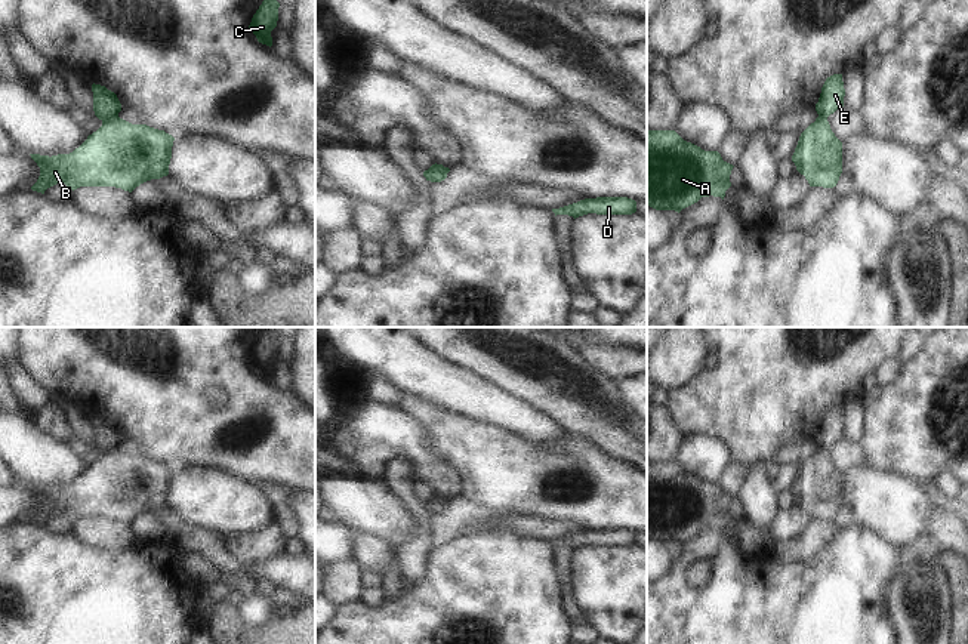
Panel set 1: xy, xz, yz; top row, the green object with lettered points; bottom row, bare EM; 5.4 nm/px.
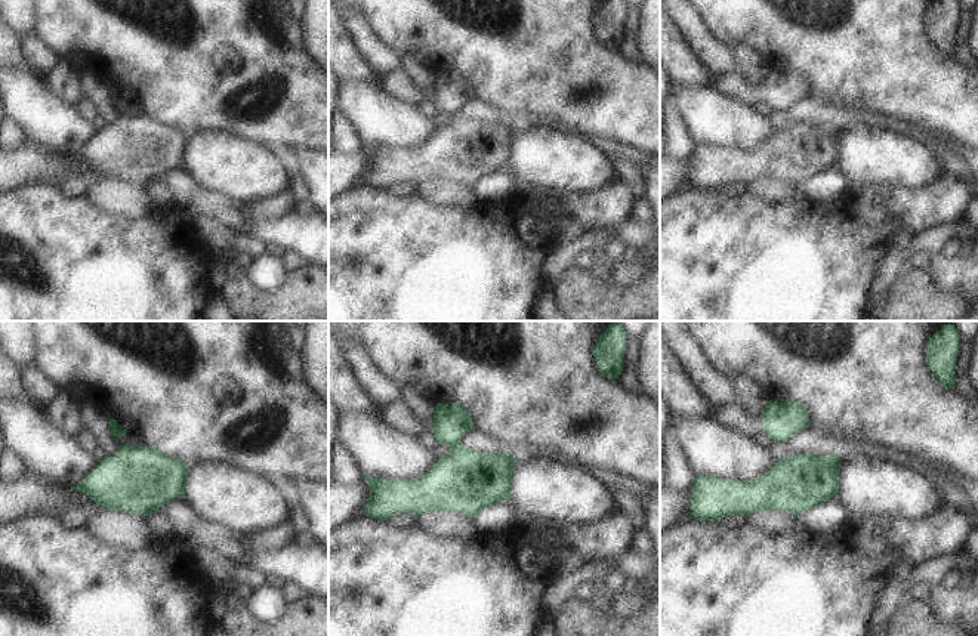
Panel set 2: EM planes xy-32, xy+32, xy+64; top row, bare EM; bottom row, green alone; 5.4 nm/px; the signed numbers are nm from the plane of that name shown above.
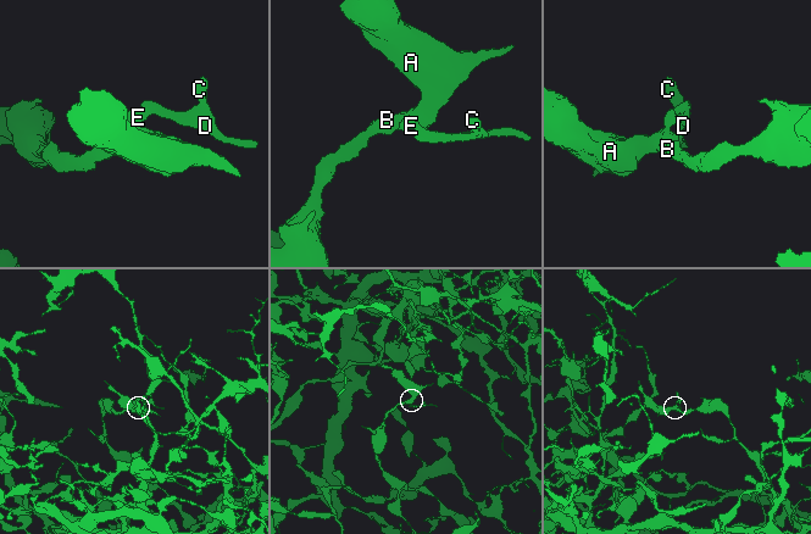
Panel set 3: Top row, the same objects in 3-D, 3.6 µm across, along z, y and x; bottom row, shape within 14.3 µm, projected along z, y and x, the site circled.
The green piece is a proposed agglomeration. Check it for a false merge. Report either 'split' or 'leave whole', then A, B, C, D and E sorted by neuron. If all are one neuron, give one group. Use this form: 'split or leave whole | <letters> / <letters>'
split | A B / C D E

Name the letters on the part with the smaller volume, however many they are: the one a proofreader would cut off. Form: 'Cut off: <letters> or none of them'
Cut off: C, D, E

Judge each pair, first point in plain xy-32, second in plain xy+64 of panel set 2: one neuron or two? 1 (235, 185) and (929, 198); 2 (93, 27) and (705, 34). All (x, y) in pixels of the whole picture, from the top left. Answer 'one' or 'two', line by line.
1: two
2: two

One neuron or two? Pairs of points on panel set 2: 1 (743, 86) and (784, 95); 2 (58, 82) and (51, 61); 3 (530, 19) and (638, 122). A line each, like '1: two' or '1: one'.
1: one
2: two
3: one

